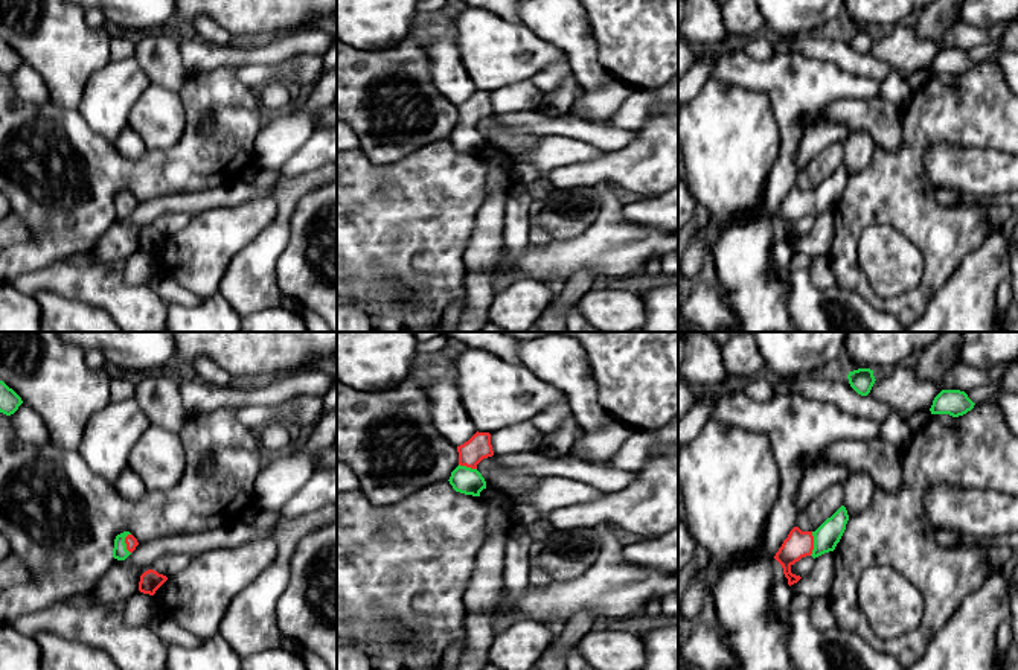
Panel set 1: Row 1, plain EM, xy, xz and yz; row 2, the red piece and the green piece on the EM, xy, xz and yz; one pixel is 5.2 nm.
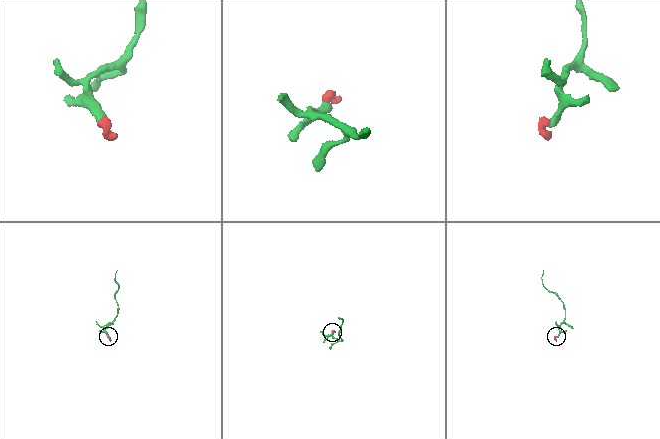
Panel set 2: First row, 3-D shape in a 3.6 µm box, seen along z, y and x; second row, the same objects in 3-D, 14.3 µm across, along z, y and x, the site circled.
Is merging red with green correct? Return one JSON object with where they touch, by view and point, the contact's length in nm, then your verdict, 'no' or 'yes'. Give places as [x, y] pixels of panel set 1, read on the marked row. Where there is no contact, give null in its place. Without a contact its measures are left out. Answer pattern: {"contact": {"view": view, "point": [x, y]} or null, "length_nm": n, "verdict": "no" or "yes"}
{"contact": {"view": "yz", "point": [813, 544]}, "length_nm": 130, "verdict": "yes"}

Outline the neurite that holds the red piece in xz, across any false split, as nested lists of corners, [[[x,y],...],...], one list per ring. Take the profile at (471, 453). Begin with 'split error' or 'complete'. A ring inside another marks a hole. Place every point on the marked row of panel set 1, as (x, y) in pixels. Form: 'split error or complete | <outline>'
split error | [[[475,432],[468,442],[457,446],[459,466],[451,472],[450,484],[456,492],[480,496],[486,481],[477,471],[477,464],[494,455],[489,432]]]

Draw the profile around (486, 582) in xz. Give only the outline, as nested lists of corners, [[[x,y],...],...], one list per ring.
[[[491,487],[480,492],[489,510],[489,534],[477,556],[475,568],[465,592],[466,608],[466,658],[459,670],[482,670],[488,664],[486,652],[492,644],[491,614],[500,591],[504,588],[503,568],[506,544],[511,528],[515,525],[512,510],[515,501]]]

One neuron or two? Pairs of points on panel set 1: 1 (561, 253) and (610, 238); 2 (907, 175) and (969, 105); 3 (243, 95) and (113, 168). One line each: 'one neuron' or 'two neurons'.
1: one neuron
2: one neuron
3: one neuron

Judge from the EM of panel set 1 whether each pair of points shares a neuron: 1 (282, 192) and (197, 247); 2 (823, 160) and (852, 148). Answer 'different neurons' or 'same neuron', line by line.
1: different neurons
2: different neurons

